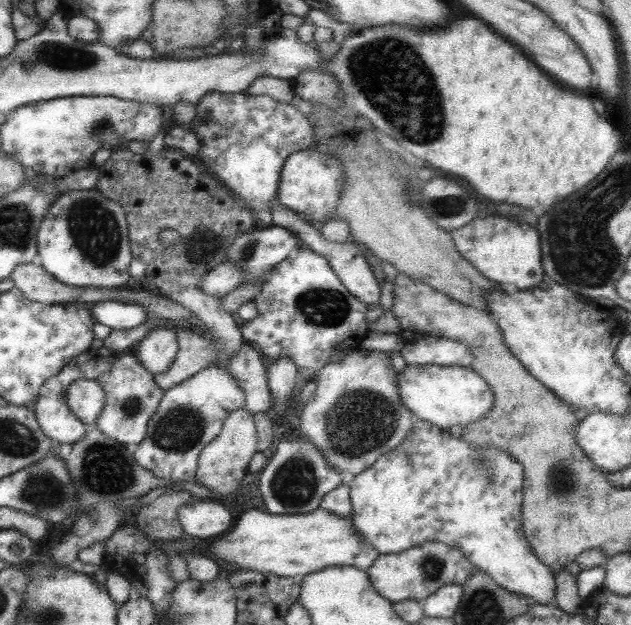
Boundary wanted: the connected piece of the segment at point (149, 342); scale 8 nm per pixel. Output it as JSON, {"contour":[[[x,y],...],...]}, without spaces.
{"contour":[[[156,326],[148,331],[145,338],[134,344],[131,352],[149,374],[168,370],[178,346],[175,333],[169,327]]]}

